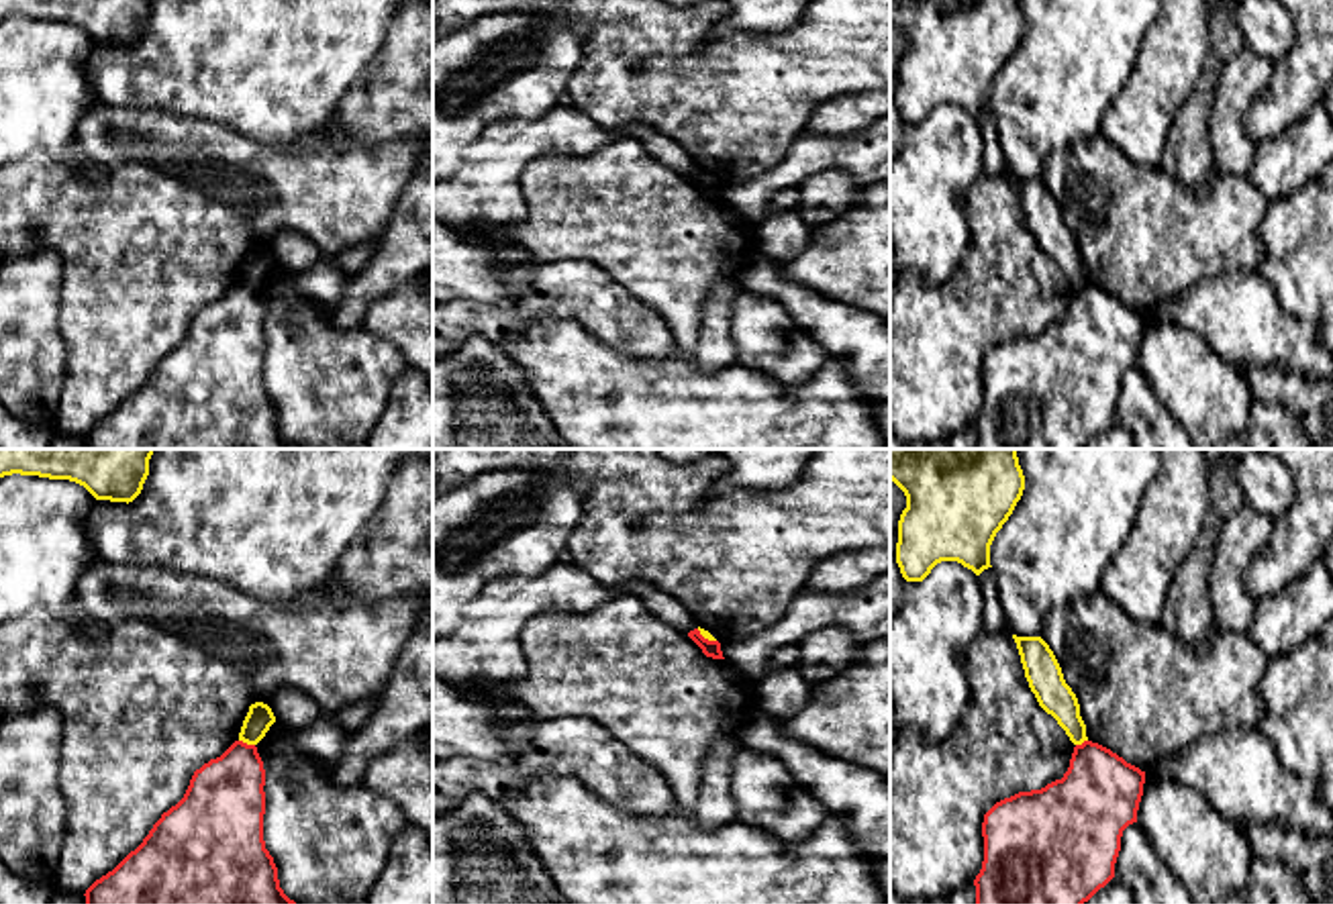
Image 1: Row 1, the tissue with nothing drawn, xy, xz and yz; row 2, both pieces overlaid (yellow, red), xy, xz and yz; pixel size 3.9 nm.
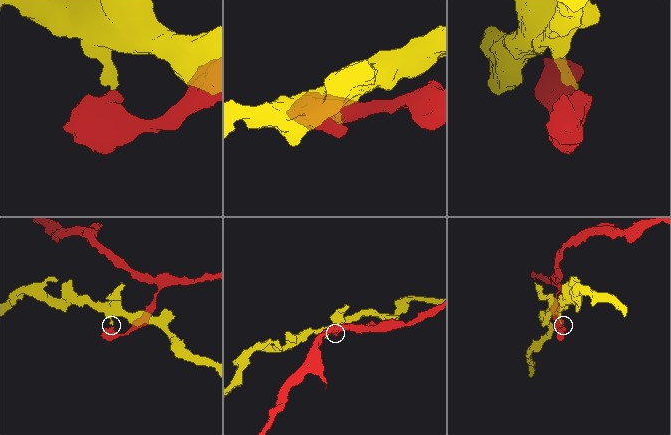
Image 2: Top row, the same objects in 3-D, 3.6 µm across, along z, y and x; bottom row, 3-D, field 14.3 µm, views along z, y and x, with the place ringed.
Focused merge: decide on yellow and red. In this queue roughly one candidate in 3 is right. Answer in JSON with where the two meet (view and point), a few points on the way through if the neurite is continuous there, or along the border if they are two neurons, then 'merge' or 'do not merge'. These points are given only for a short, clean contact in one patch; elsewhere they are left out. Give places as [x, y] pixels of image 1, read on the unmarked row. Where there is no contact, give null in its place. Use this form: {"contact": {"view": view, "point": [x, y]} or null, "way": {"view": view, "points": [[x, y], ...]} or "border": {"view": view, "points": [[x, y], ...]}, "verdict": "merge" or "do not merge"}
{"contact": {"view": "xy", "point": [248, 286]}, "border": {"view": "xy", "points": [[239, 282], [254, 288]]}, "verdict": "do not merge"}

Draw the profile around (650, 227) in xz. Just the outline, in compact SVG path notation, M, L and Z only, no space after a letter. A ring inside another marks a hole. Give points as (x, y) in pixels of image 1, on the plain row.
M635 137L616 139L588 155L541 155L521 175L529 214L510 227L488 229L521 243L535 259L584 259L623 282L641 302L657 310L676 339L676 355L690 357L698 345L702 306L719 280L739 280L759 255L757 224L727 202L712 202L682 173L647 153Z

